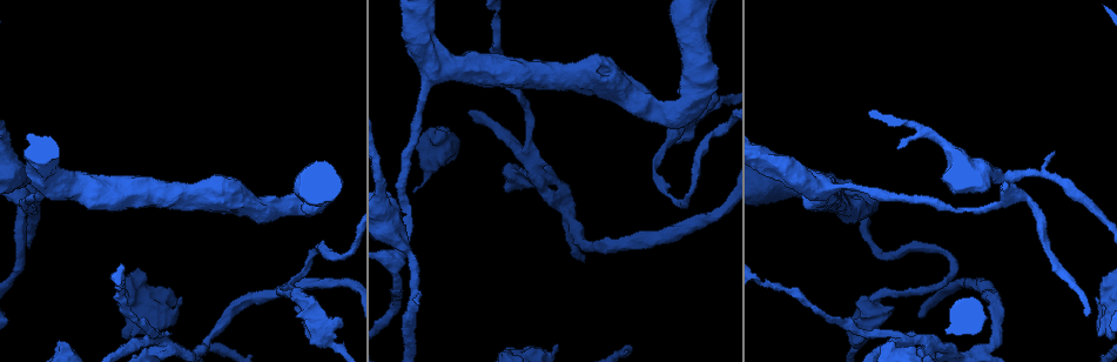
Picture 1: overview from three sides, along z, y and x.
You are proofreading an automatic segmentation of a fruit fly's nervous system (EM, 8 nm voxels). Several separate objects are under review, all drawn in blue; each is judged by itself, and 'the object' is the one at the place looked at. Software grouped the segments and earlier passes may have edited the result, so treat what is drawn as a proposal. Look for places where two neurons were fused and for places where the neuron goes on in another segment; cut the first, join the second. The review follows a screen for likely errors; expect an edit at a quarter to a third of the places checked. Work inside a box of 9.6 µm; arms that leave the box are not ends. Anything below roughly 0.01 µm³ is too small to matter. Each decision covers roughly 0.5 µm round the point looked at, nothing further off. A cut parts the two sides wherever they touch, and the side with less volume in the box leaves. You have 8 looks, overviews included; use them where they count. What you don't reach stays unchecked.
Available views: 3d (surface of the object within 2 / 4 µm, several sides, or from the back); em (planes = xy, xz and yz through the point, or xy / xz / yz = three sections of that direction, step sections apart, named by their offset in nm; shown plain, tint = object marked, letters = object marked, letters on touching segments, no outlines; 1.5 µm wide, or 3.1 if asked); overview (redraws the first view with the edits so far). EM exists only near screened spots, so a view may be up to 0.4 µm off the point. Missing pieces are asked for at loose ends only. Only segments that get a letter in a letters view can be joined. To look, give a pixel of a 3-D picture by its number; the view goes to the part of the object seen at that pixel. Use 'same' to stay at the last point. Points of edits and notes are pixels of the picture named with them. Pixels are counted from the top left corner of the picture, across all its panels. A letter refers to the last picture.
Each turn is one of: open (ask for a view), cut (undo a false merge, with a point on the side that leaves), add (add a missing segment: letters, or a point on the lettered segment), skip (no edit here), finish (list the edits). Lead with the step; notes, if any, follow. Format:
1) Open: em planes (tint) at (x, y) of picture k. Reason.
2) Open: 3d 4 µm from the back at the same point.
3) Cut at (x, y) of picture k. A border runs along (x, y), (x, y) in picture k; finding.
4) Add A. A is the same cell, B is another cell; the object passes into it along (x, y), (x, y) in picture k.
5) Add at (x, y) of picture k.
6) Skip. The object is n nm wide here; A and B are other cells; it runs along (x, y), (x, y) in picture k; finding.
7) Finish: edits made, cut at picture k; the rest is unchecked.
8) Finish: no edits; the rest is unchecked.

Open: 3d 4 µm at (1094, 298) of picture 1. Free end.

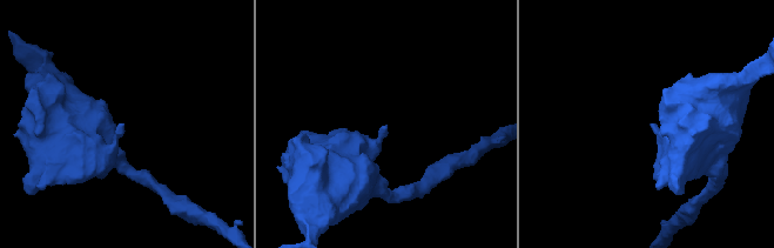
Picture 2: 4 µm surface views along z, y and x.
Open: em planes (plain) at (651, 124) of picture 2.

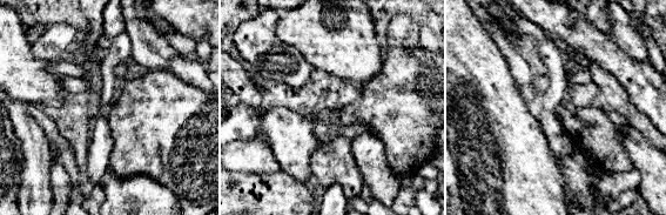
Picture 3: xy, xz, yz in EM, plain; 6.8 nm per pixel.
Open: em planes (letters) at the same point. See the neighbours.

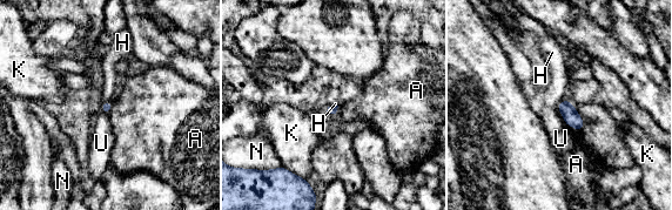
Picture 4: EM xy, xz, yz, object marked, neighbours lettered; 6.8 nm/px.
Skip. A, H, K, N and U are other cells; none of them fits.

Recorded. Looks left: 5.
Open: em planes (letters) at (165, 348) of picture 1. Arms run side by side.

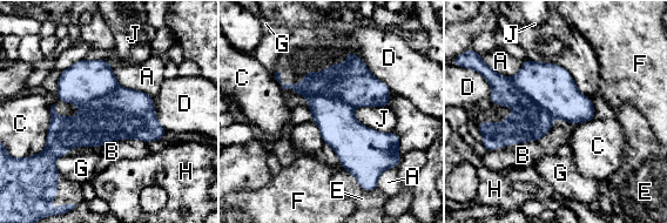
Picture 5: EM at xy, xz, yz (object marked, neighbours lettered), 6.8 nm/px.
Cut at (352, 83) of picture 5. A, B, C, D, E, F, G, H and J are other cells; a second neuron is stuck on.

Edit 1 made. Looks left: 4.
Open: overview. Redraw.

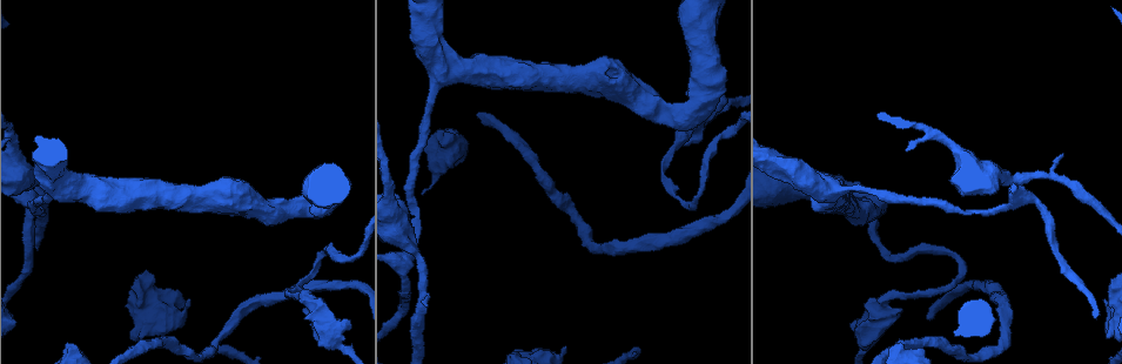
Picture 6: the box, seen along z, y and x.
Open: 3d 2 µm at (426, 306) of picture 6. Branch stops here.

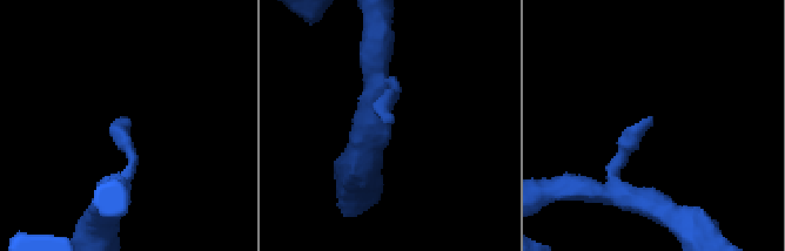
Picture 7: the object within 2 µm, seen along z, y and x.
Open: em xz step 4 (tint) at (385, 120) of picture 7. Now the EM.

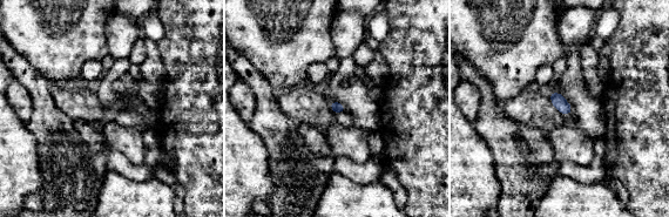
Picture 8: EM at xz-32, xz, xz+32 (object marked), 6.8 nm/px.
Open: em planes (letters) at the same point.

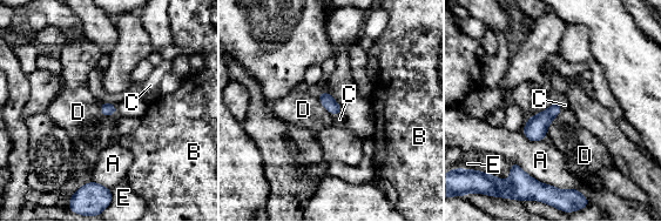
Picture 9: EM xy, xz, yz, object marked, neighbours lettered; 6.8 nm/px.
Add C. The longest contact is with A, 480 nm; C is the same cell, A, B, D and E are other cells; the object passes into it along (326, 100), (337, 113), (339, 119) in picture 9; it goes on there.

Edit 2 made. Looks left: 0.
Finish: edits made, cut at picture 5, add at picture 9; the rest is unchecked.

